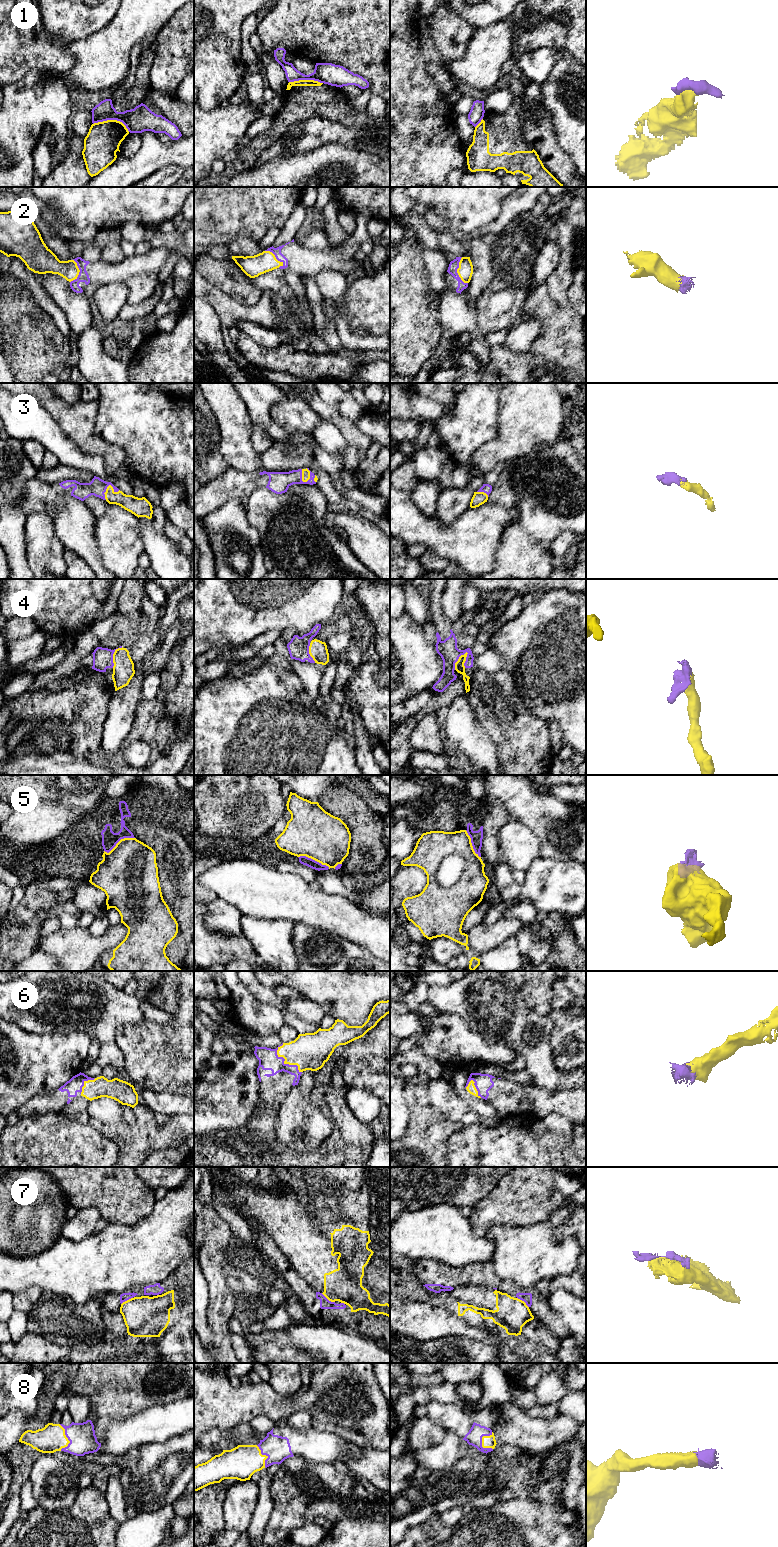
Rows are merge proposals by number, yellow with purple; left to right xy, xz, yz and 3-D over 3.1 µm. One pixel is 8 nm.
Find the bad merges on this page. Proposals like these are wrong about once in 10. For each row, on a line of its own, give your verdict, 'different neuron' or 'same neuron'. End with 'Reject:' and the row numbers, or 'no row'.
1: different neuron
2: same neuron
3: same neuron
4: same neuron
5: different neuron
6: same neuron
7: different neuron
8: same neuron
Reject: 1, 5, 7

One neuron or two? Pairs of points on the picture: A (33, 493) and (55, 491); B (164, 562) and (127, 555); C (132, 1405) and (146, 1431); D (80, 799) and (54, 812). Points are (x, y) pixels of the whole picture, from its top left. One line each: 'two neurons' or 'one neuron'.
A: one neuron
B: two neurons
C: two neurons
D: two neurons

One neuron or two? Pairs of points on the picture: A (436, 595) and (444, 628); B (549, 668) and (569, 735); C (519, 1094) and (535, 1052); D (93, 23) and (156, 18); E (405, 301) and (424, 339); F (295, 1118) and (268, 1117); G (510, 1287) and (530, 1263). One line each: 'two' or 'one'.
A: one
B: one
C: two
D: two
E: one
F: two
G: two

